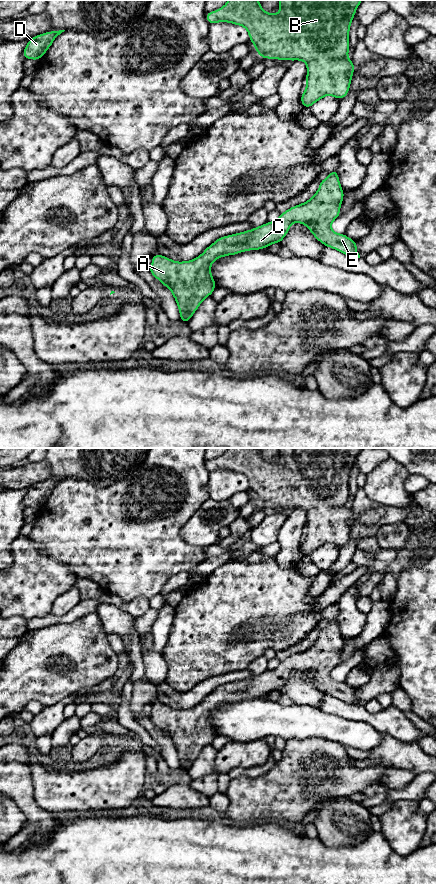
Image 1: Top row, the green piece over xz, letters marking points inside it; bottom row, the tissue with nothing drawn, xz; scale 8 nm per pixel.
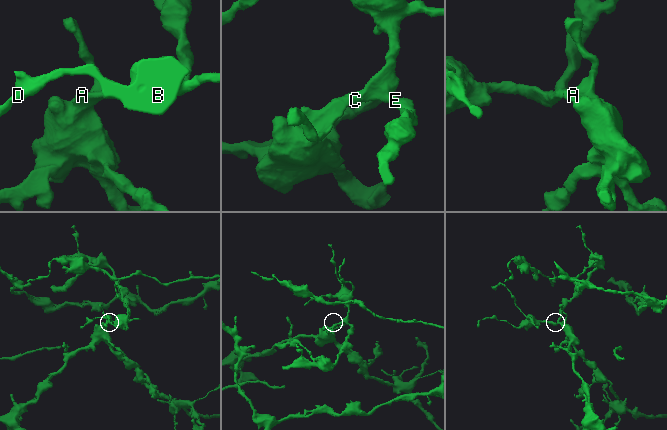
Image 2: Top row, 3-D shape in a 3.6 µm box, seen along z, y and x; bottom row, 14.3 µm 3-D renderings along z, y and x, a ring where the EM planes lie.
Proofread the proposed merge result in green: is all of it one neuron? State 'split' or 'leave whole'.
leave whole

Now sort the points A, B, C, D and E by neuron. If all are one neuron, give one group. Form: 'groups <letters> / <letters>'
groups A B C D E

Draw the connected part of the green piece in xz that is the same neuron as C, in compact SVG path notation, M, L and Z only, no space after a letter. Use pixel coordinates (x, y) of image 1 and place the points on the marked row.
M335 169L330 171L326 179L320 180L319 190L307 202L291 207L281 213L277 220L252 230L220 237L191 261L176 262L163 255L154 254L149 272L171 290L181 321L186 324L216 287L209 270L216 259L281 243L293 222L306 225L325 247L360 258L356 249L357 241L345 234L335 233L330 227L340 216L343 198L344 191Z

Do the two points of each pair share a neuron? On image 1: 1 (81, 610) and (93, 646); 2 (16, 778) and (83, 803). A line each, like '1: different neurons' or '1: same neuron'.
1: different neurons
2: different neurons

